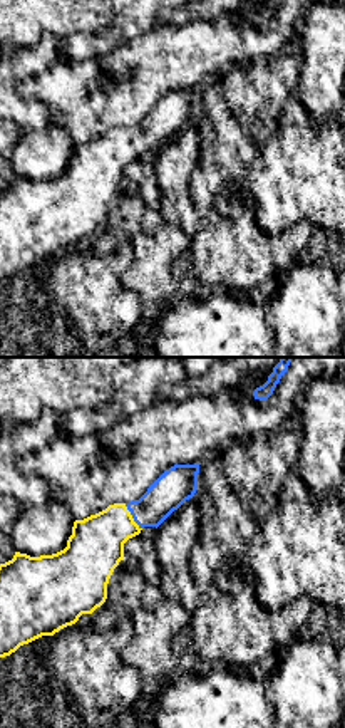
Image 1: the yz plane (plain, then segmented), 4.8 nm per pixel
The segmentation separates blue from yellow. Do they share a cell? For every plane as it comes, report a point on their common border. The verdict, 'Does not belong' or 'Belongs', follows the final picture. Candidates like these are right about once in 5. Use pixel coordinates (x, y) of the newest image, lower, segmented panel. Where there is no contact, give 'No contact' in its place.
Touches blue at (133, 517)

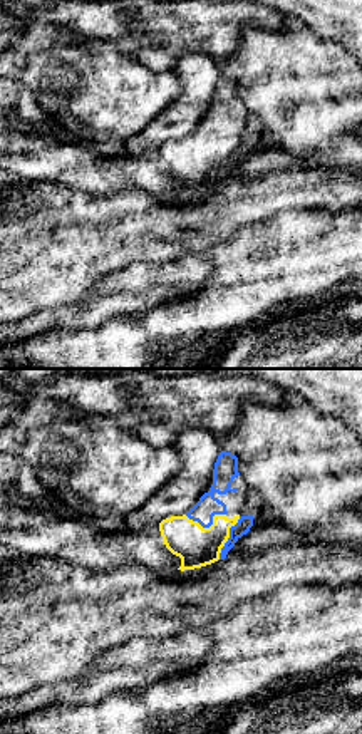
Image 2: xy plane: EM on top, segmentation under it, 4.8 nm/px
Touches blue at (206, 527)

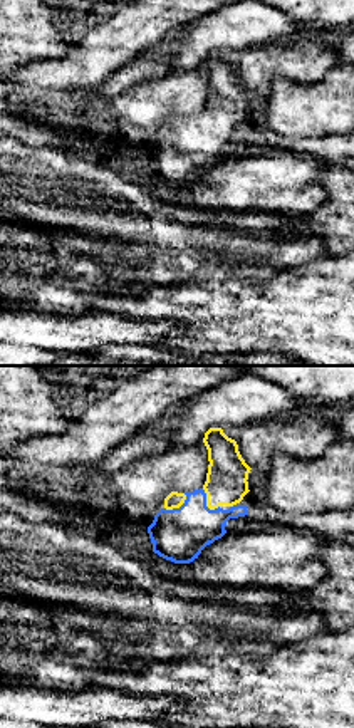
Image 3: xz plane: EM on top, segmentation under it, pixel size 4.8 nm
Touches blue at (205, 502)

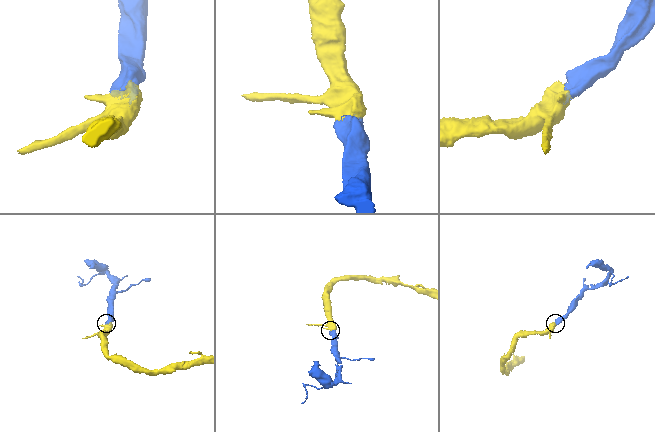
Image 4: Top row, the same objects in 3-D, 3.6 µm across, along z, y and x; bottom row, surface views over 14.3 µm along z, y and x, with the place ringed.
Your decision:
Belongs

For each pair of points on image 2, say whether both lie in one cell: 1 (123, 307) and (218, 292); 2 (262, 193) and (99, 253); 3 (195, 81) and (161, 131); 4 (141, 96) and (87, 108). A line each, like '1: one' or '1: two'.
1: one
2: one
3: one
4: one

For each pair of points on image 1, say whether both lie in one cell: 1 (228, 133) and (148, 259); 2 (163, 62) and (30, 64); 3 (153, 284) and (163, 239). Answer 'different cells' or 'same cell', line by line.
1: different cells
2: different cells
3: same cell

